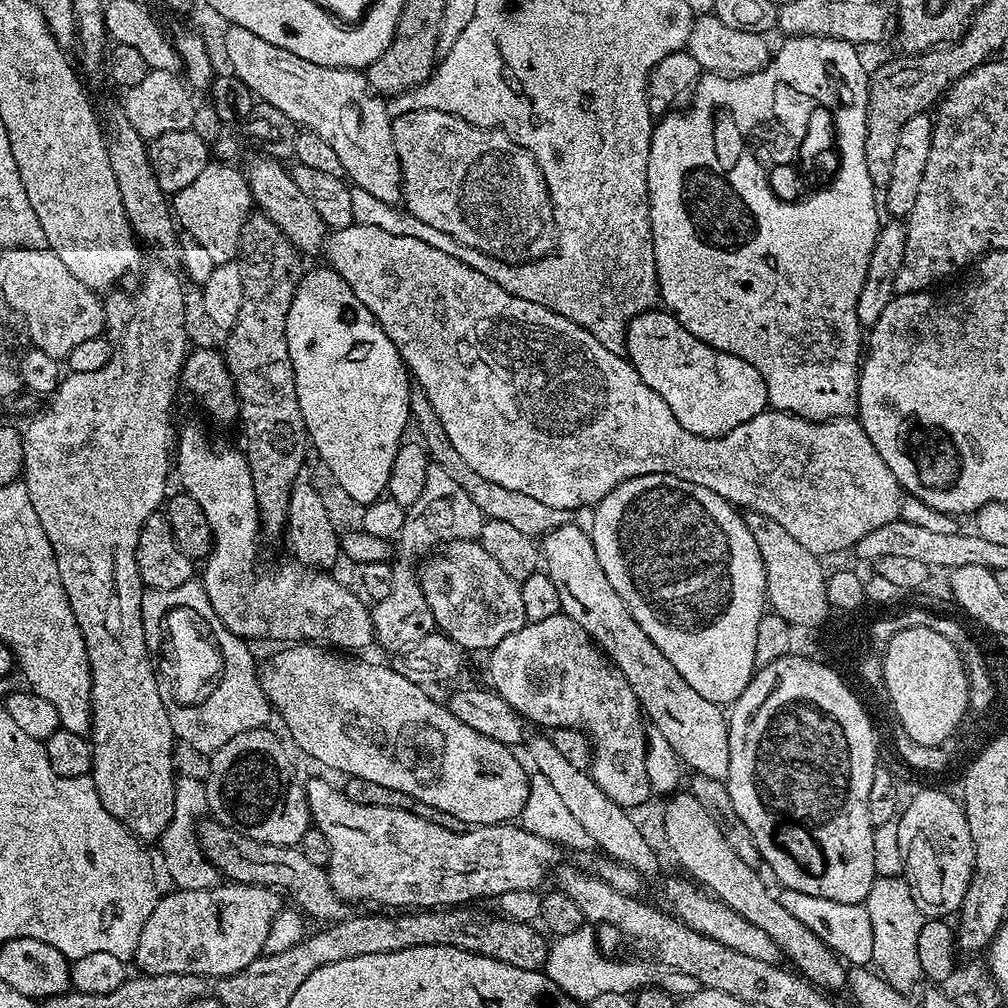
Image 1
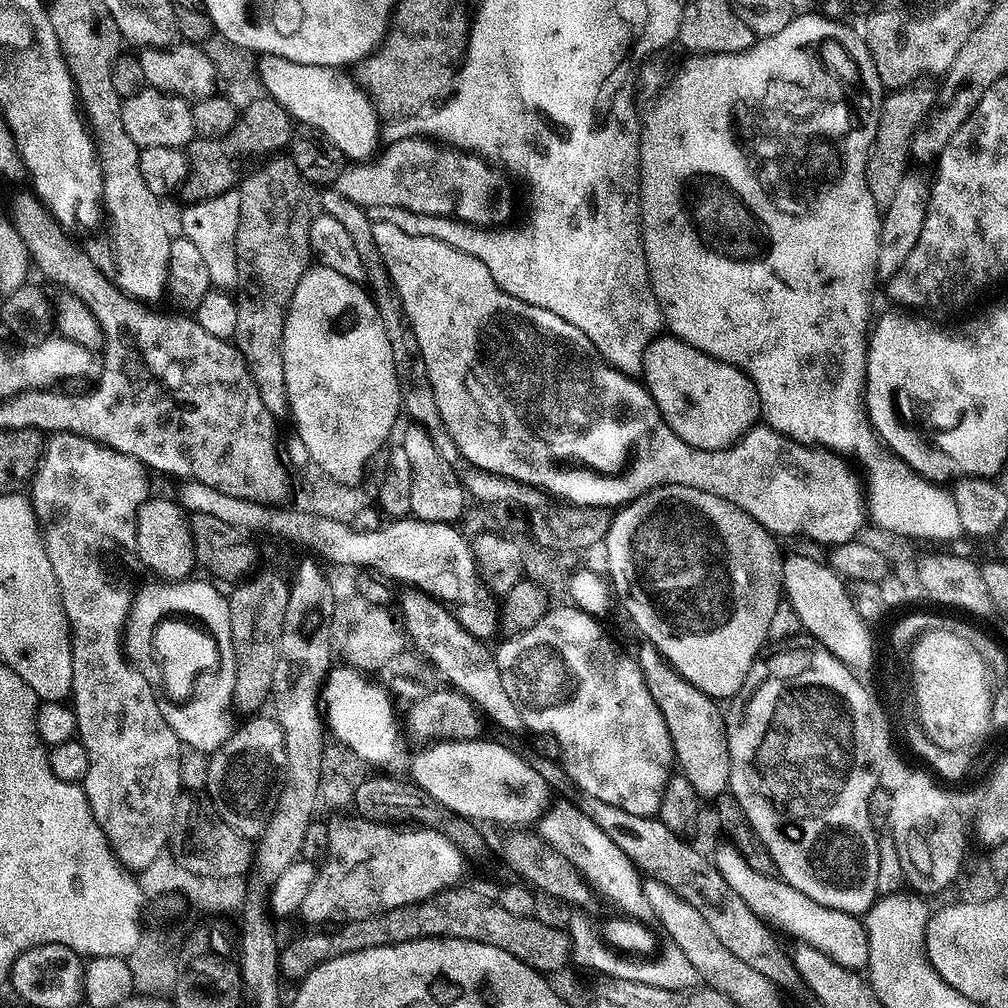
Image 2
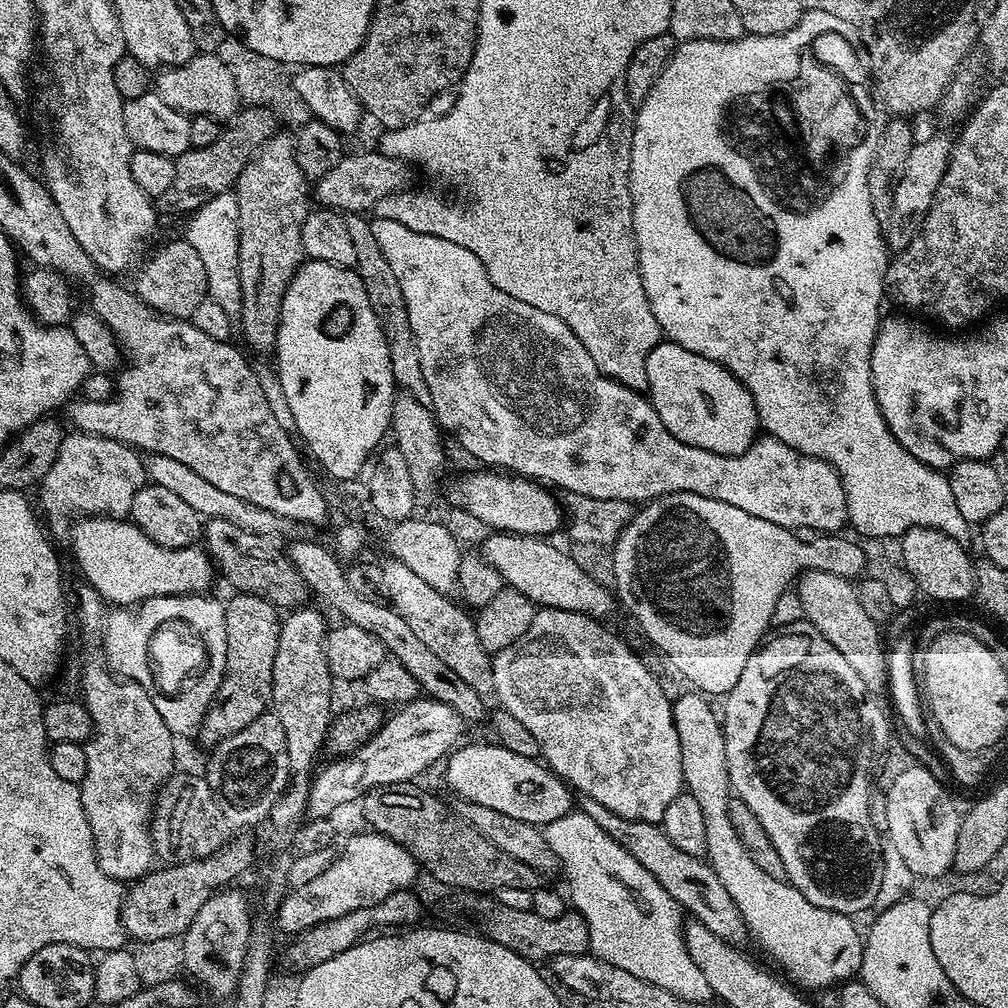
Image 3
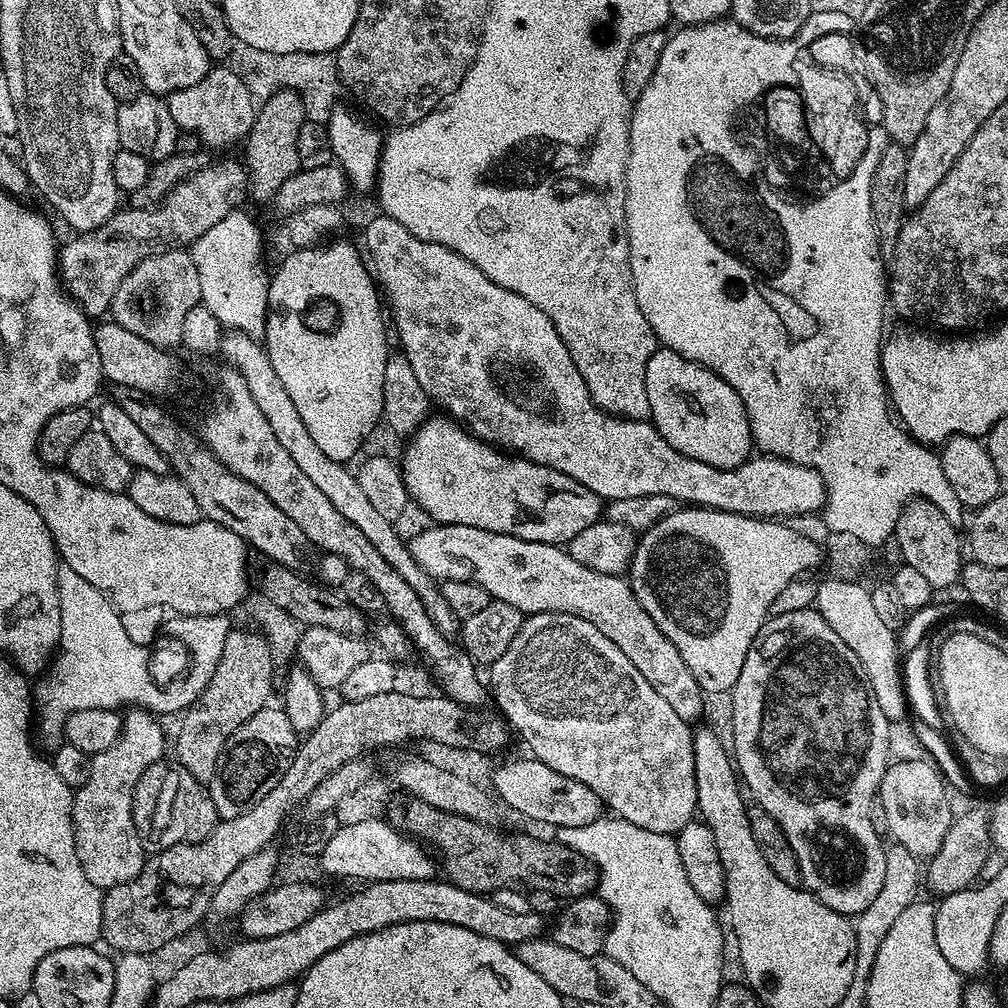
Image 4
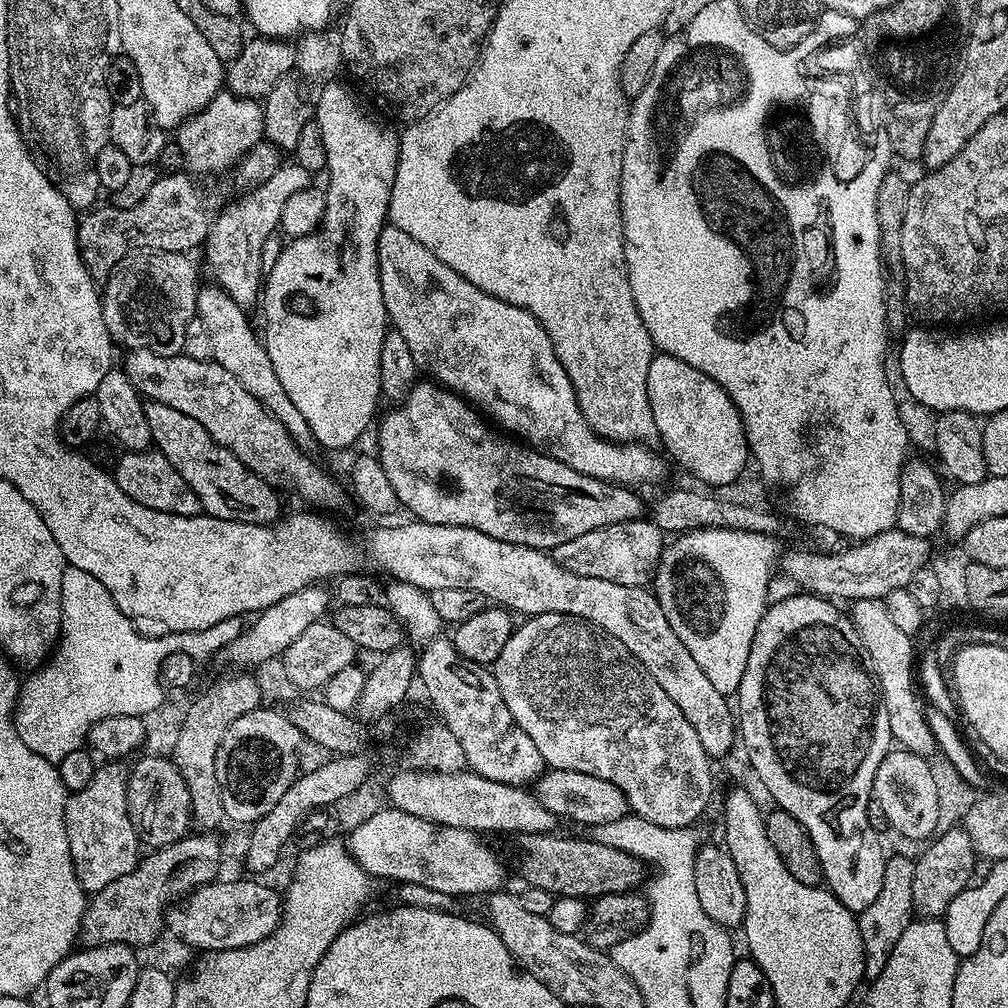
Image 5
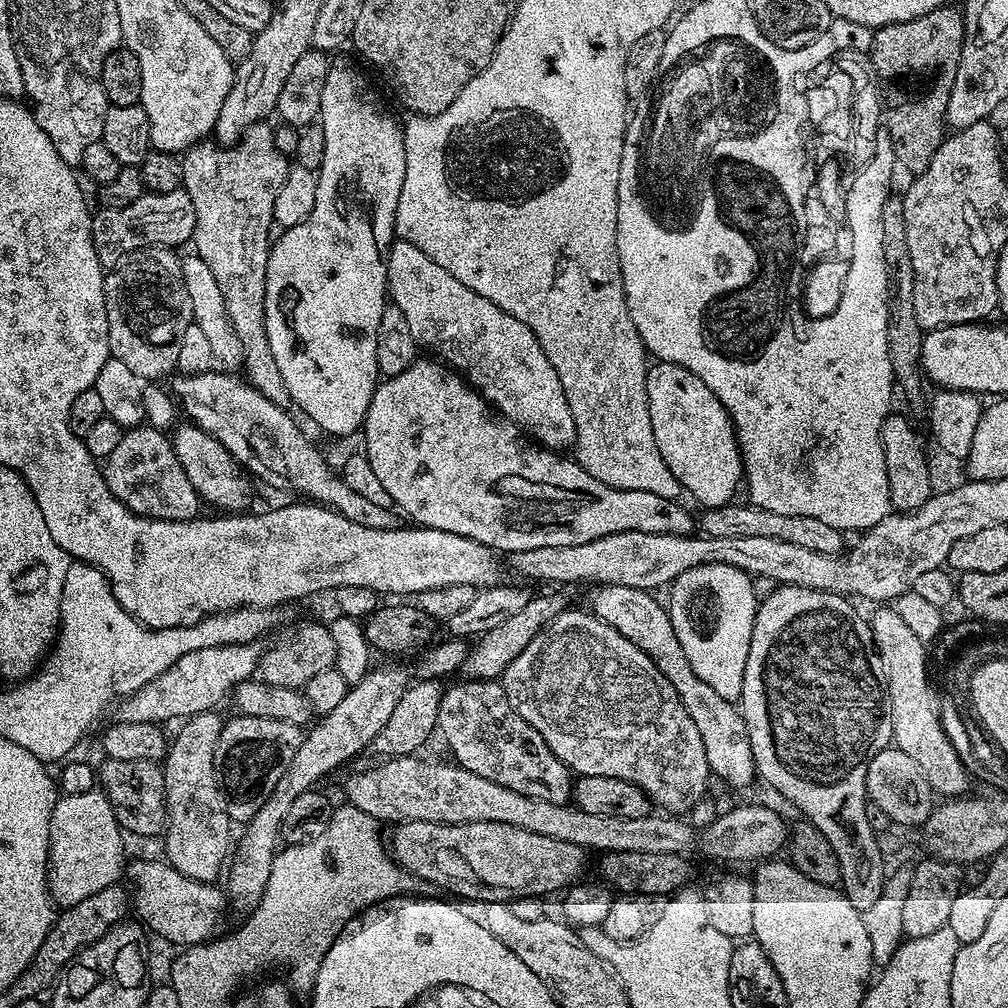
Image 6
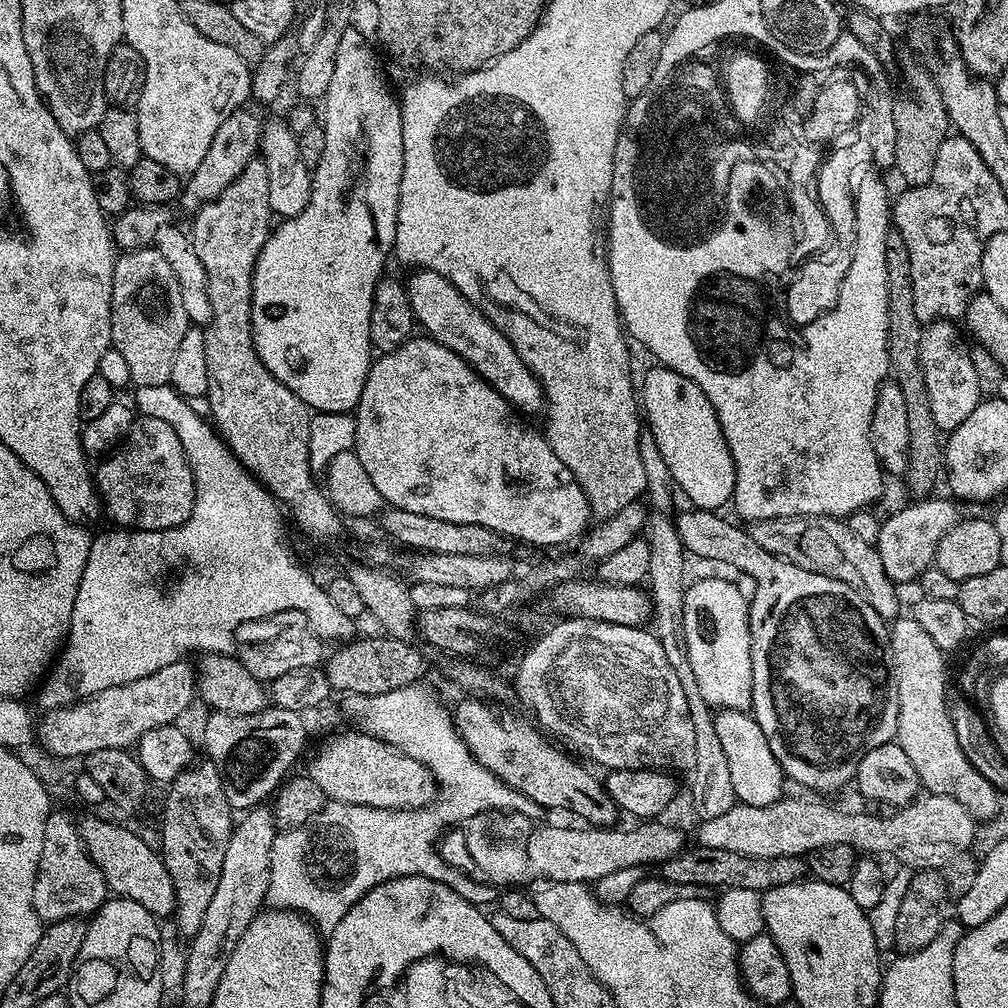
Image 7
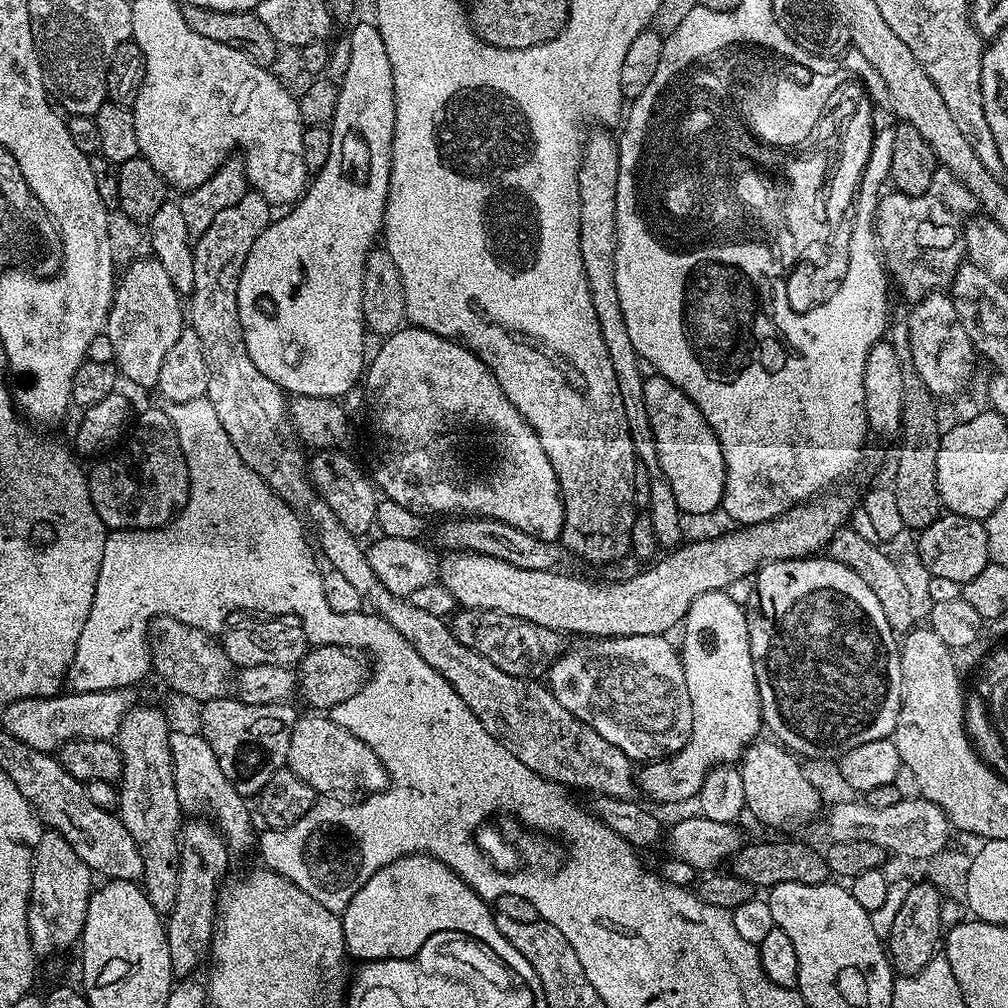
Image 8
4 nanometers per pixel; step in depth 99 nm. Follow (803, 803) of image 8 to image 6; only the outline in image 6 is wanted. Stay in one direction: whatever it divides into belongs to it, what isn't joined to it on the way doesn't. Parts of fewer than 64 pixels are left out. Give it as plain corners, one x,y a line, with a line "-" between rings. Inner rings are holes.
607,584
597,587
592,596
590,611
602,622
606,622
618,634
630,638
634,646
638,646
662,670
662,674
674,686
682,706
686,706
686,714
694,718
694,726
702,734
702,746
706,746
706,762
708,771
713,777
725,780
732,788
744,788
753,779
757,779
756,763
750,750
750,738
744,725
743,715
733,701
722,698
722,694
714,694
714,689
706,686
698,674
689,666
686,654
682,650
682,642
678,642
678,634
674,634
674,626
668,617
668,609
663,603
655,600
651,591
630,586

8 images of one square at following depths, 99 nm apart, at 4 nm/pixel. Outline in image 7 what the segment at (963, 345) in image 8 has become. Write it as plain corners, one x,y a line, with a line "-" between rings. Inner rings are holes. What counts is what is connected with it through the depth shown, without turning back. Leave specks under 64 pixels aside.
935,319
924,328
920,343
920,361
930,398
930,414
934,414
934,422
944,434
962,426
982,399
980,372
975,362
960,349
956,341
956,327
953,321

